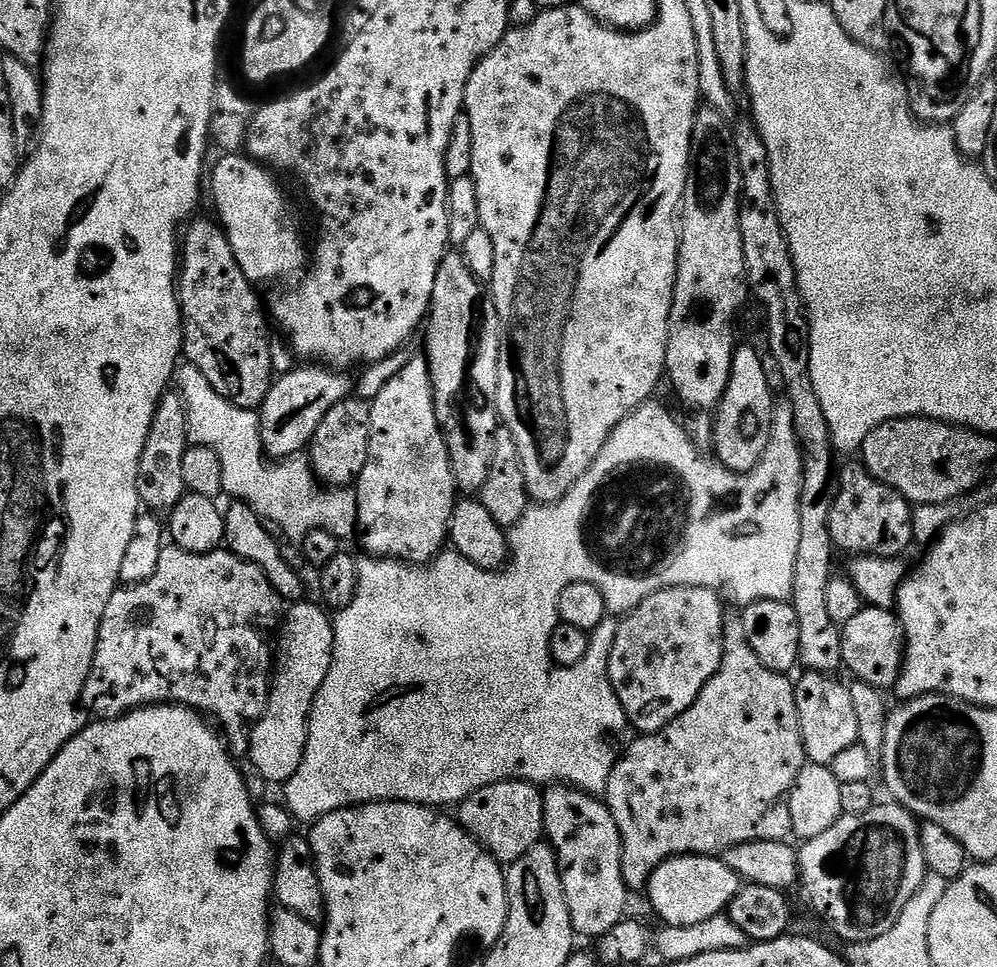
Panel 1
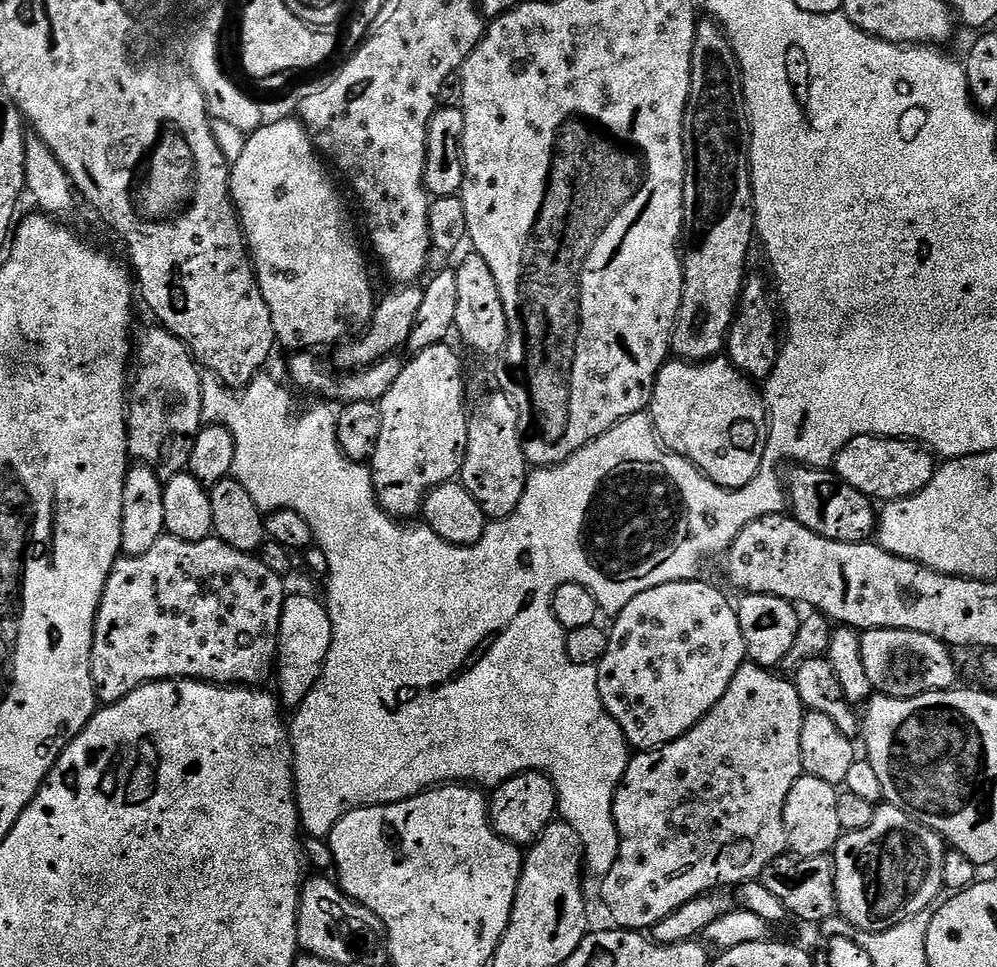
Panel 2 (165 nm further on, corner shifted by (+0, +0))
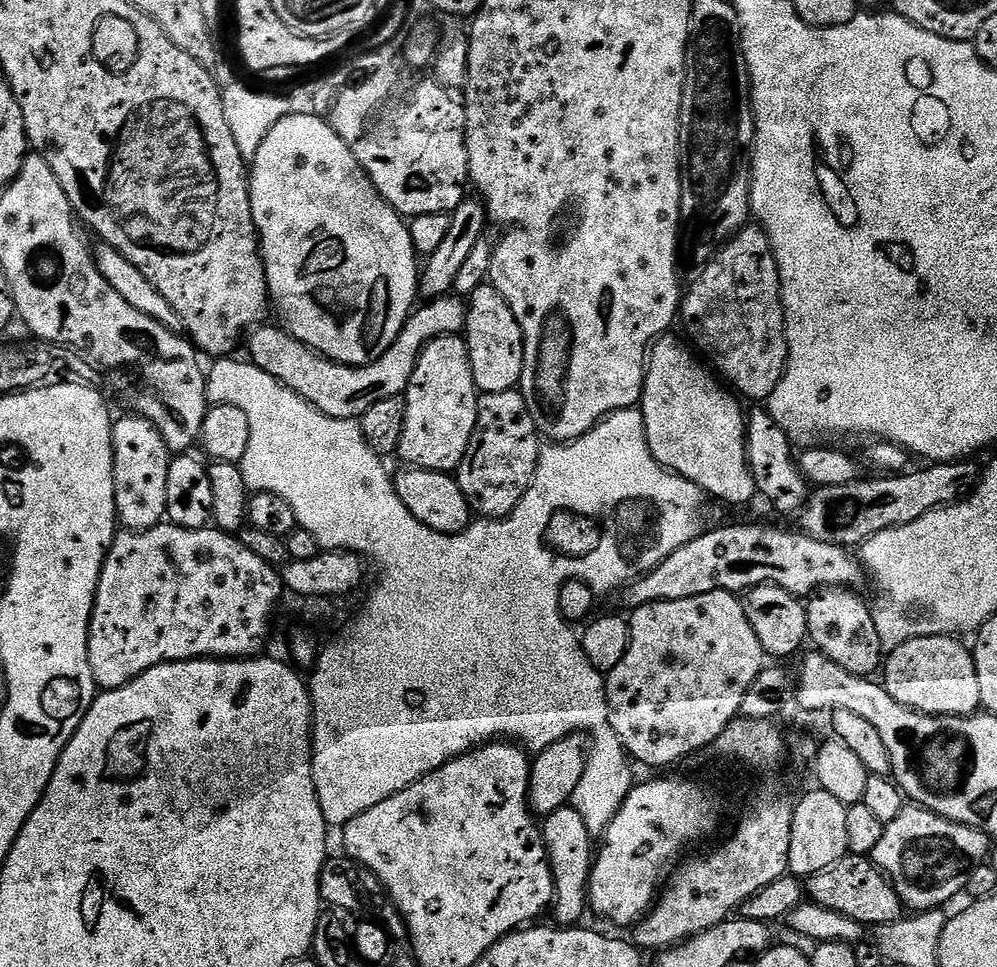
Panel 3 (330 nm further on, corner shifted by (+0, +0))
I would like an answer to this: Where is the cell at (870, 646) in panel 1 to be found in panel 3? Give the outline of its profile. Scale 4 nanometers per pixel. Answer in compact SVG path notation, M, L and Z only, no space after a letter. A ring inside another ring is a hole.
M937 634L919 636L891 649L882 665L882 683L890 698L927 716L966 716L981 711L976 657L969 645L960 642Z

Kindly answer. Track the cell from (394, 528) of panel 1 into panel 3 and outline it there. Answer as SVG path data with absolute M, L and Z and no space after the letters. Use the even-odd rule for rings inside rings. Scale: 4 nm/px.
M443 336L424 347L402 399L406 422L398 456L413 468L455 473L466 446L470 446L478 418L478 393L468 361L468 346L460 336Z

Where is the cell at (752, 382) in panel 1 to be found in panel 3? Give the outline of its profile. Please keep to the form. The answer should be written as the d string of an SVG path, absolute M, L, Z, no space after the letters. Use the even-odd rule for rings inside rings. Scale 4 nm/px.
M665 334L653 343L648 354L644 394L638 407L644 414L644 436L648 440L650 454L654 454L657 462L669 472L676 472L697 484L711 499L713 496L724 504L748 504L757 499L758 493L746 454L745 409L740 409L741 401L703 363L700 365L696 361L697 353L681 340L675 340L672 334Z

